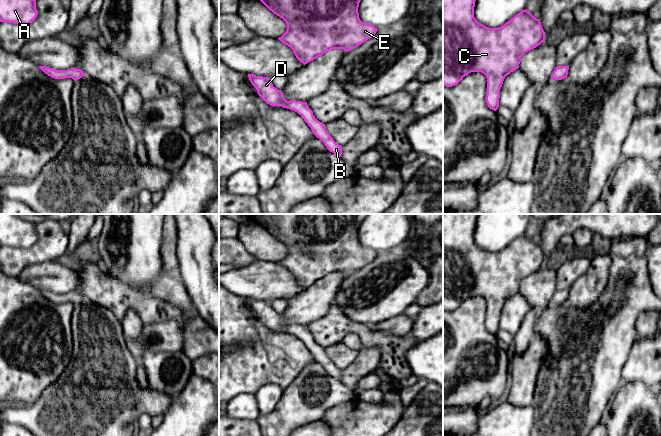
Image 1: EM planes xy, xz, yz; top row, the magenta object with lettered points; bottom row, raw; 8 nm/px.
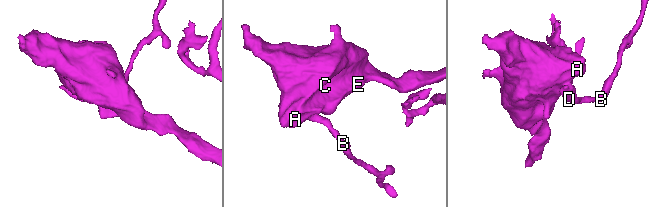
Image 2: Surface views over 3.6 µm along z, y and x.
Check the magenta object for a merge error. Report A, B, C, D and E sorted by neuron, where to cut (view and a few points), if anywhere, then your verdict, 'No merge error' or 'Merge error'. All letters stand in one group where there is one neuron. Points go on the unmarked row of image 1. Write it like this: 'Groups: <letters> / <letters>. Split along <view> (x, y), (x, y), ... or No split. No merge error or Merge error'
Groups: A C D E / B. Split along yz (567, 295), (557, 300), (552, 300). Merge error

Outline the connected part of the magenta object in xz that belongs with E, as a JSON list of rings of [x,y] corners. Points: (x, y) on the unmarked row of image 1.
[[[255,214],[252,220],[260,224],[270,235],[272,235],[274,238],[276,238],[286,246],[287,254],[278,263],[282,267],[290,271],[293,274],[296,282],[305,289],[332,273],[343,273],[344,275],[347,276],[351,275],[352,273],[361,269],[362,267],[372,262],[376,258],[378,254],[377,252],[375,252],[373,249],[363,247],[359,242],[358,237],[359,227],[365,220],[367,215],[368,214],[263,214],[263,217],[260,218]]]

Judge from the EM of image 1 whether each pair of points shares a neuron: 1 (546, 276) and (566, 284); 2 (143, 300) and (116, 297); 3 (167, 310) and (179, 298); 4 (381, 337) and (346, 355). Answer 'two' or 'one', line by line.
1: two
2: one
3: two
4: two

